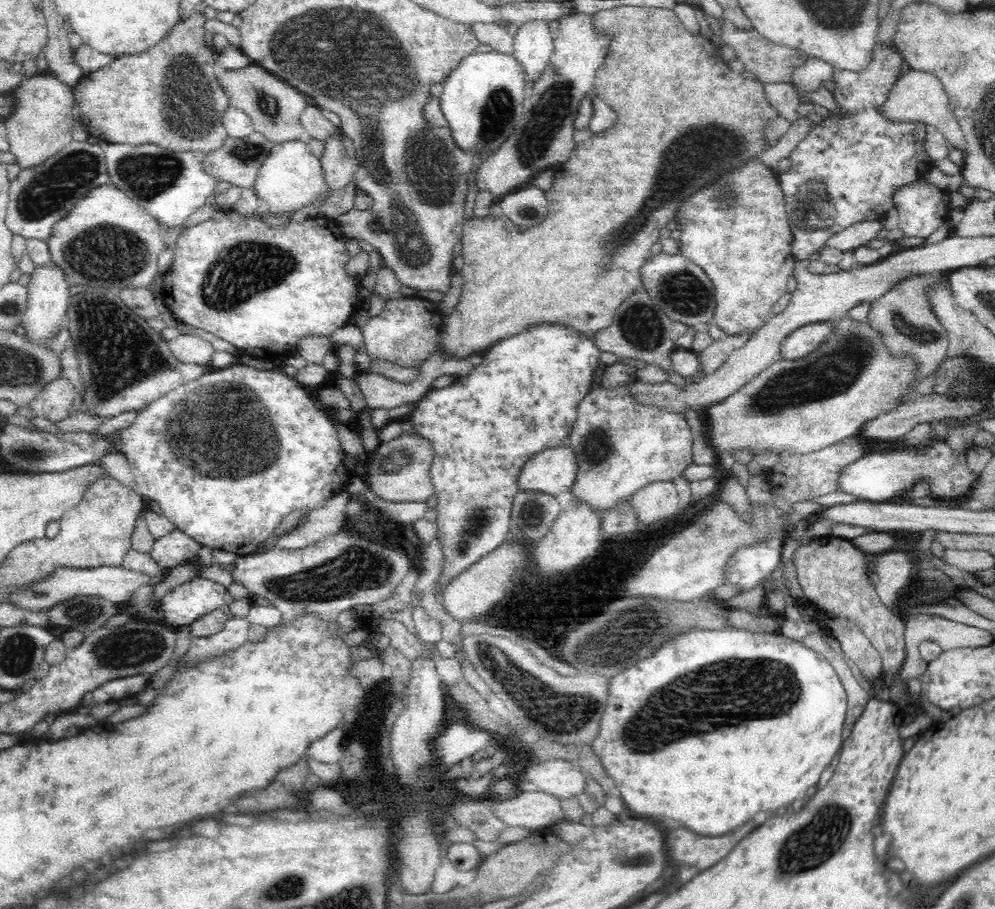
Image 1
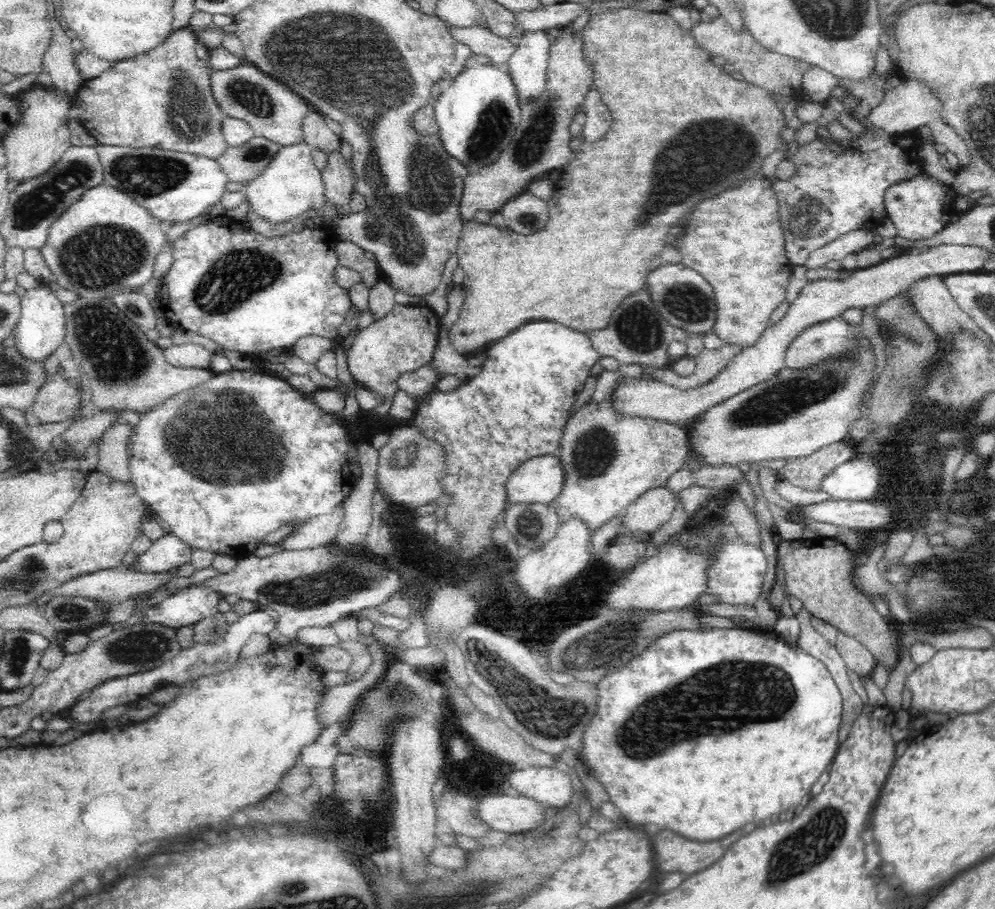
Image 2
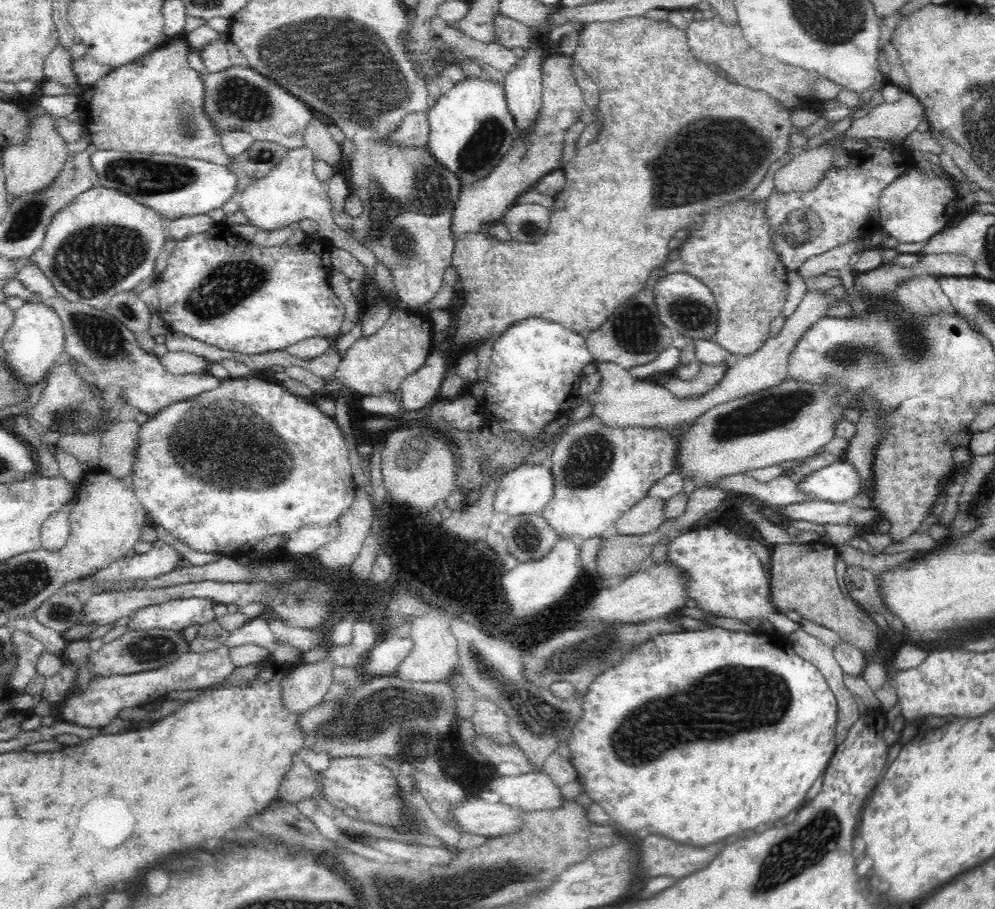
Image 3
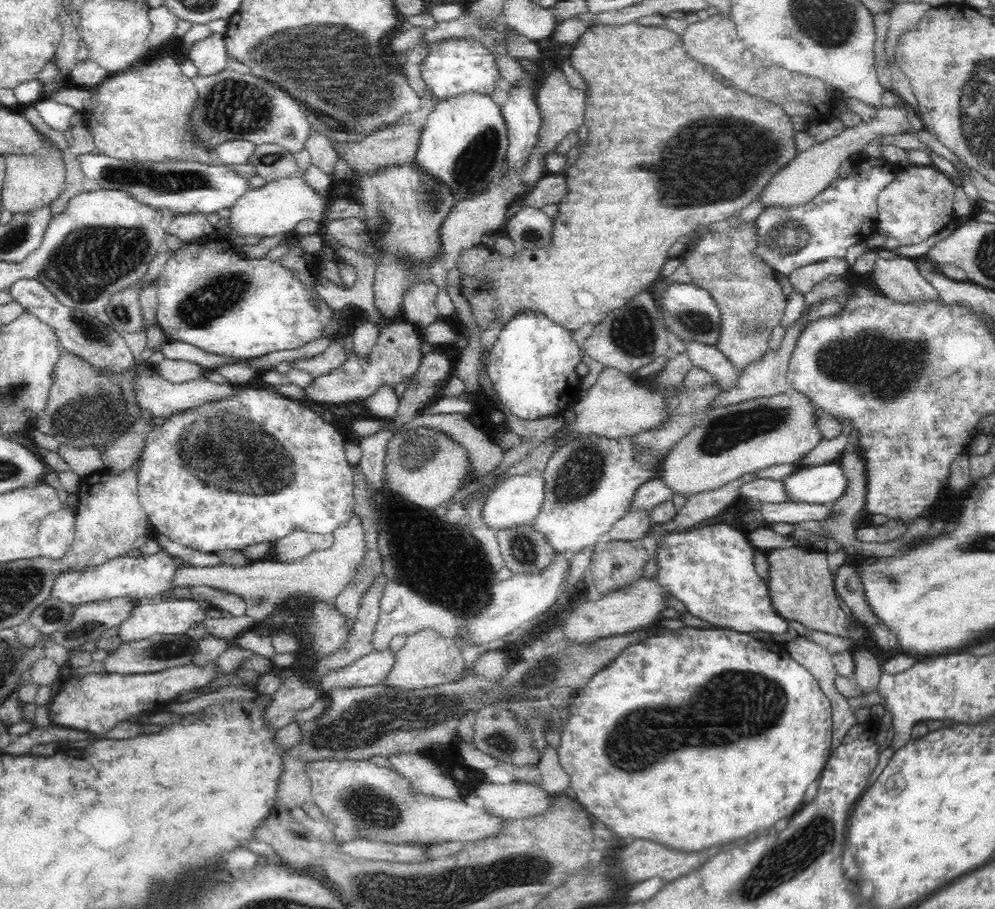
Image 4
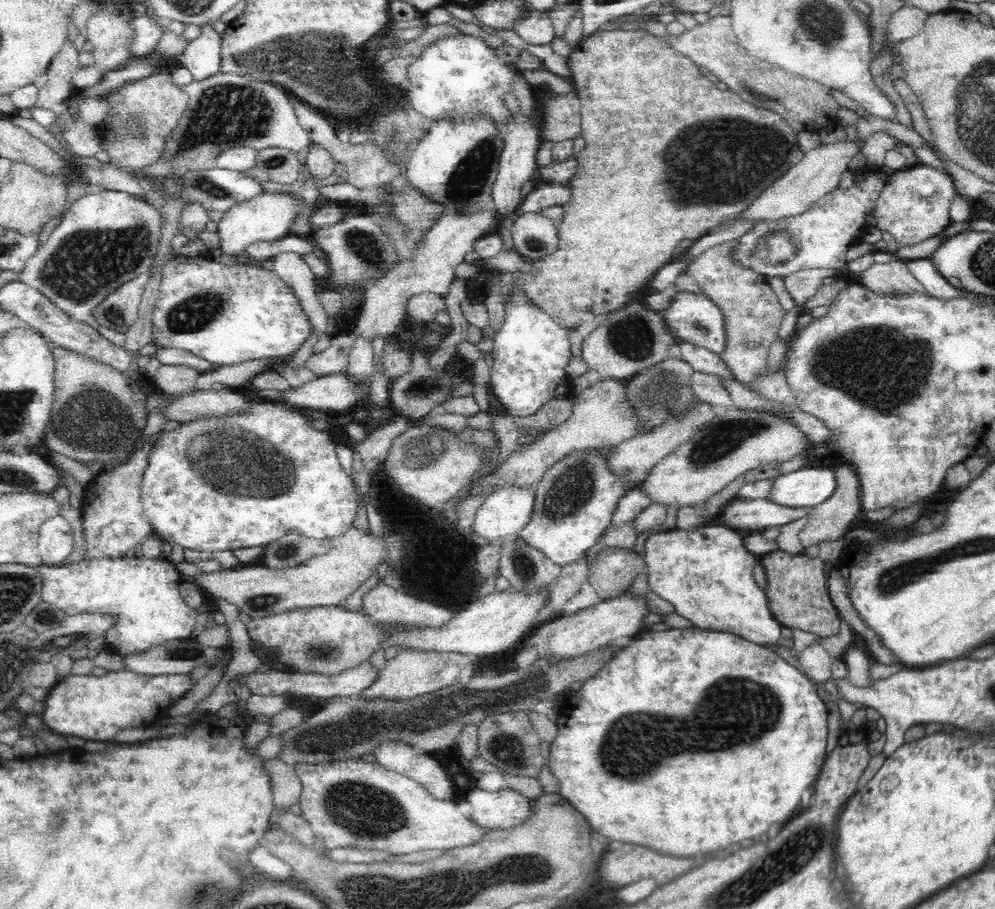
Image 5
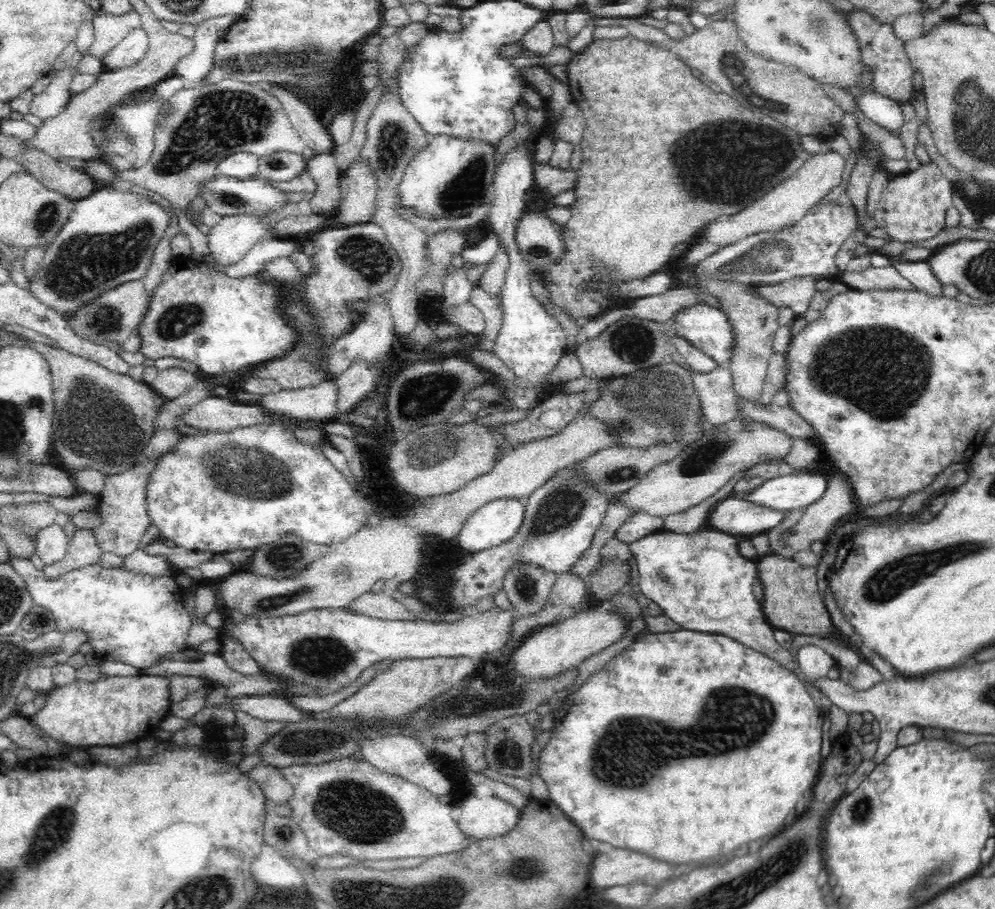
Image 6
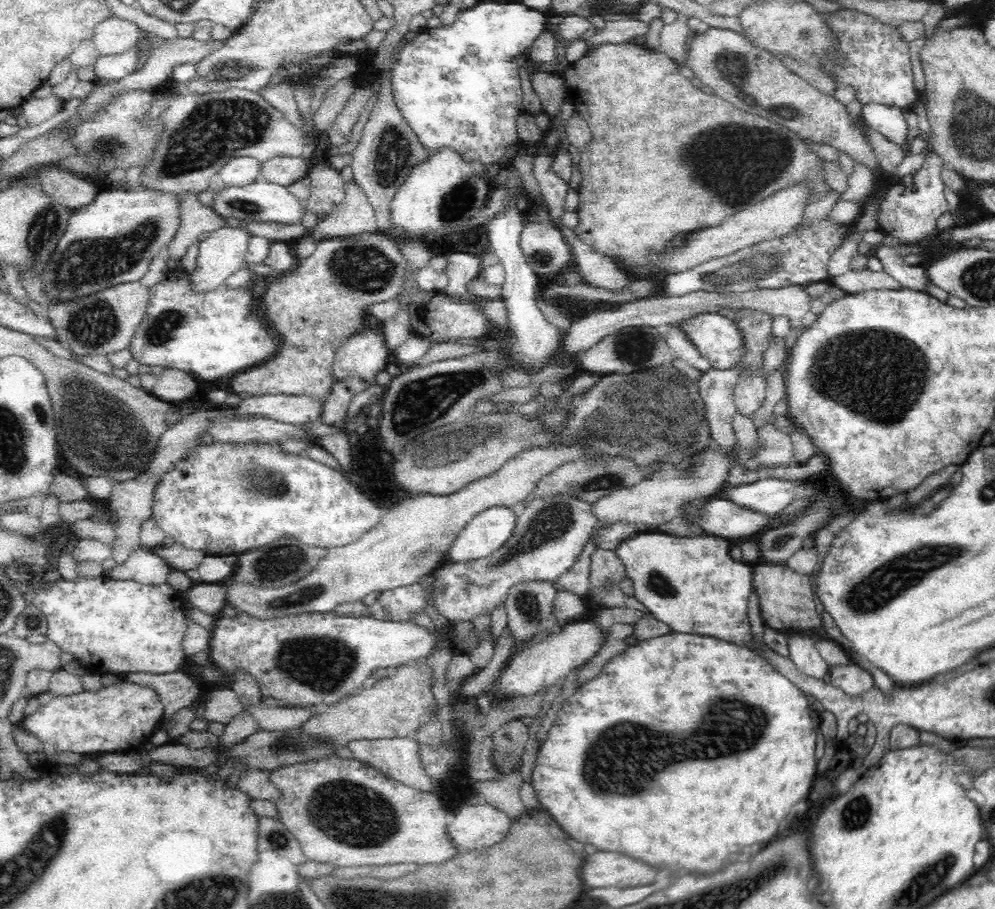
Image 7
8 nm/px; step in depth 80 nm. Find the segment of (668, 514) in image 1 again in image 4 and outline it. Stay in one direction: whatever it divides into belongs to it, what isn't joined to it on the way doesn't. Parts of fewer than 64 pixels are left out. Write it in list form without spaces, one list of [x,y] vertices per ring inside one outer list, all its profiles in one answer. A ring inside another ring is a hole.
[[[630,509],[612,525],[606,538],[612,540],[636,540],[646,536],[654,525],[652,509]]]

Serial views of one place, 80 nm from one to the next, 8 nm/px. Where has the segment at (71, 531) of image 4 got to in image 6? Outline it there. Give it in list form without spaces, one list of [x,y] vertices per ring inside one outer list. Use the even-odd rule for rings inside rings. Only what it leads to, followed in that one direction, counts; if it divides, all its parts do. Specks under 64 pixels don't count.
[[[54,521],[37,532],[37,555],[45,565],[52,565],[62,560],[68,552],[68,534]]]

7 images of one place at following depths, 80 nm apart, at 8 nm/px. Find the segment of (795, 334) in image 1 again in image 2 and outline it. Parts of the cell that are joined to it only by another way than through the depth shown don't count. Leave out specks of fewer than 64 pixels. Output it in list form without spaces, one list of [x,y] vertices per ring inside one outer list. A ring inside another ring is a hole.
[[[840,318],[826,320],[825,322],[817,323],[806,328],[801,334],[798,334],[798,336],[792,340],[792,344],[786,348],[785,366],[790,368],[800,368],[805,367],[806,365],[811,365],[816,361],[824,360],[824,358],[830,358],[830,356],[846,356],[848,352],[856,352],[856,348],[858,348],[858,340],[860,340],[860,337],[863,335],[859,334],[859,338],[854,339],[854,334],[850,335],[849,328],[850,325]]]

